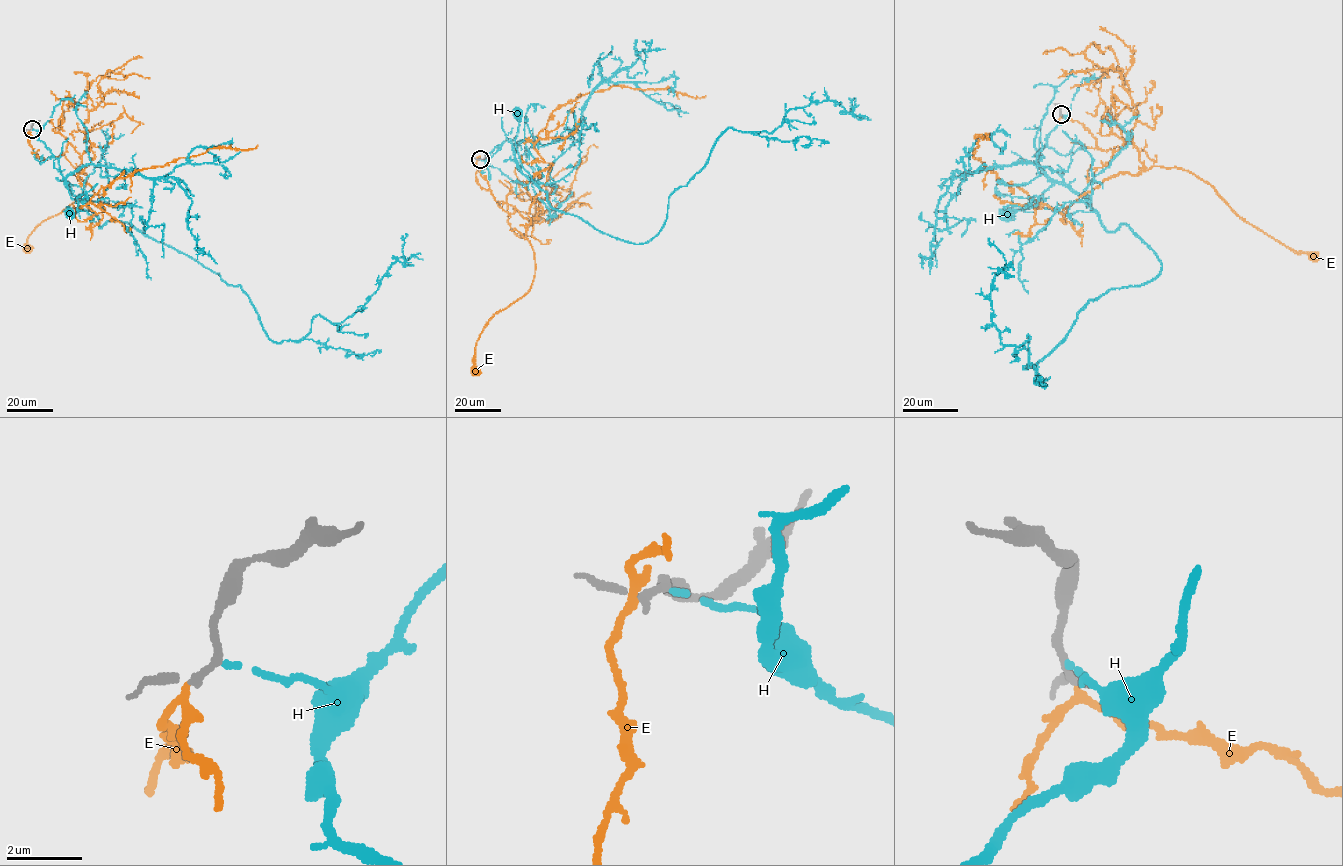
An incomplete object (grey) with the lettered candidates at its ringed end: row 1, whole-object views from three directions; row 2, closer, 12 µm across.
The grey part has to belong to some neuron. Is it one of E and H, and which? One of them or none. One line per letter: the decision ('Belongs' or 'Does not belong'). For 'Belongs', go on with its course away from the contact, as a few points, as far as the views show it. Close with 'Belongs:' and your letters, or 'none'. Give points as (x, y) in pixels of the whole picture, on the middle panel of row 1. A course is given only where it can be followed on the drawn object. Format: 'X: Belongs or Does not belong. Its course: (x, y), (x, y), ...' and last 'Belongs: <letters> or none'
E: Does not belong
H: Belongs. Its course: (480, 159), (486, 163), (486, 156), (507, 138), (519, 169), (537, 186), (521, 165), (515, 142), (518, 113)
Belongs: H

